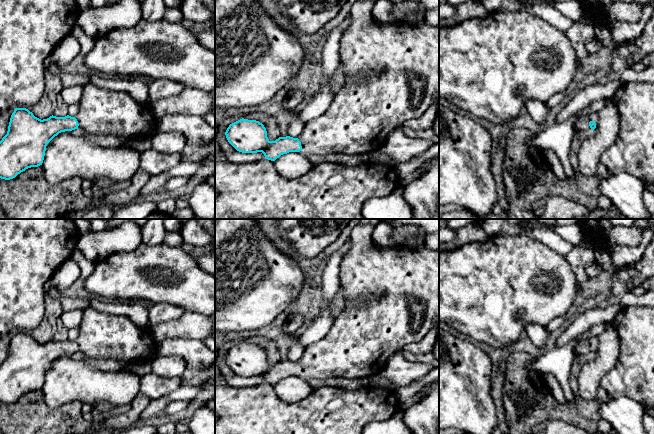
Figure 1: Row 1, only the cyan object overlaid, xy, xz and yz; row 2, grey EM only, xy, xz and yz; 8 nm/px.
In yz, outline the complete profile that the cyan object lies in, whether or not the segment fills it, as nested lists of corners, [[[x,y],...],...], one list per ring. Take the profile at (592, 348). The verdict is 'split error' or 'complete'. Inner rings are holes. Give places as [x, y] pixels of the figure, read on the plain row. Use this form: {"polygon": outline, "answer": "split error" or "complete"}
{"polygon": [[[590,337],[590,338],[579,341],[574,351],[574,358],[576,359],[588,353],[594,354],[598,347],[598,343],[599,343],[598,337]]], "answer": "split error"}

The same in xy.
{"polygon": [[[92,307],[83,312],[80,334],[75,341],[52,339],[41,344],[26,332],[15,332],[7,358],[0,365],[0,402],[10,404],[28,392],[42,389],[47,368],[61,356],[79,353],[84,359],[113,360],[126,367],[150,361],[157,345],[150,328],[139,328],[128,317],[110,315]]], "answer": "split error"}

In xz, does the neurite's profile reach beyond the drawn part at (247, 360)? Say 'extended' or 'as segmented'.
extended

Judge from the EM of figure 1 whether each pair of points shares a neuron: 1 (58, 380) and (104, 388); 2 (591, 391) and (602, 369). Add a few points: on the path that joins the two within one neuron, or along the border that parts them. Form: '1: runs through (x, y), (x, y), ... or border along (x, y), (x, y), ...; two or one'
1: runs through (69, 380), (80, 380), (93, 386); one
2: runs through (591, 386), (591, 380), (597, 374); one

